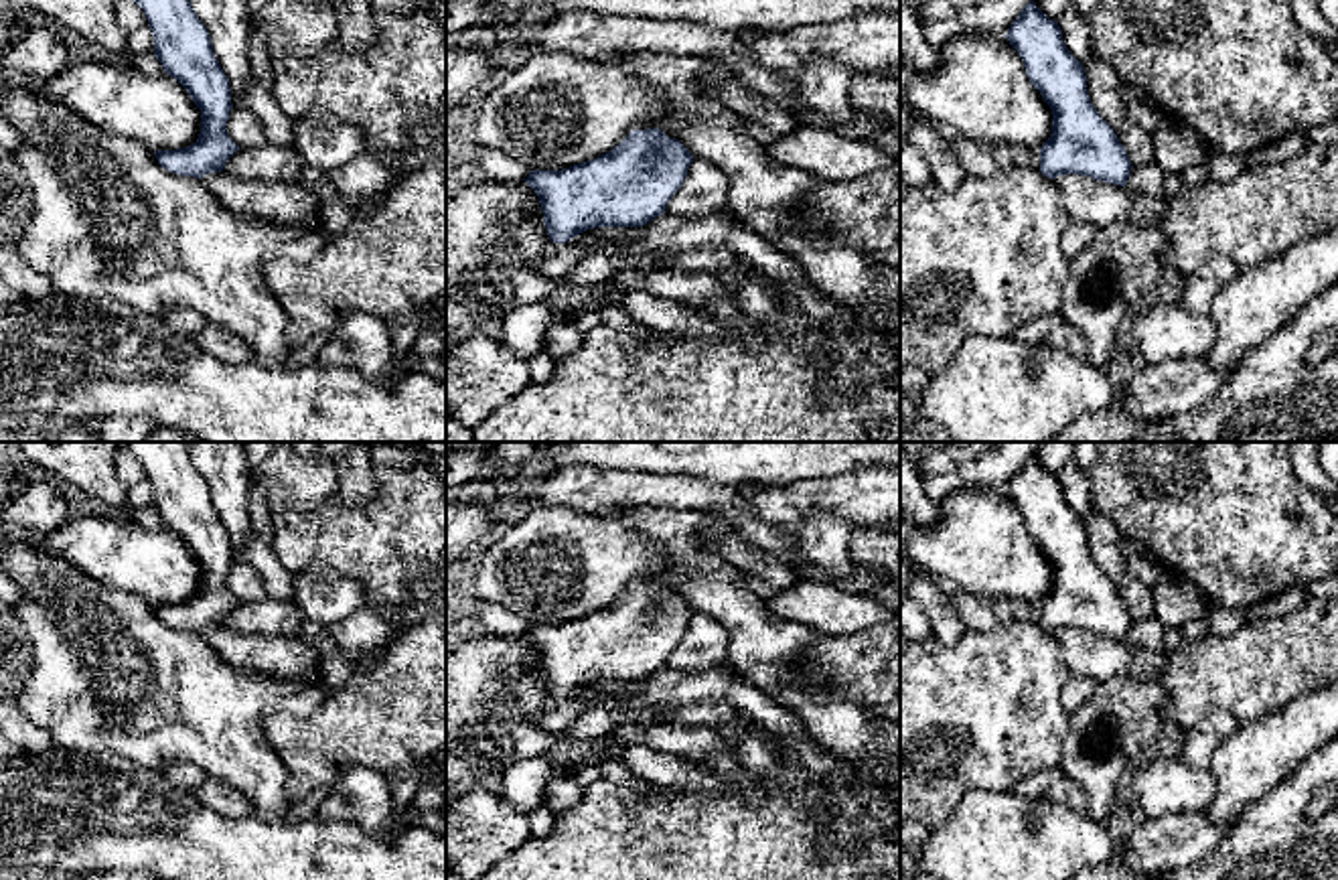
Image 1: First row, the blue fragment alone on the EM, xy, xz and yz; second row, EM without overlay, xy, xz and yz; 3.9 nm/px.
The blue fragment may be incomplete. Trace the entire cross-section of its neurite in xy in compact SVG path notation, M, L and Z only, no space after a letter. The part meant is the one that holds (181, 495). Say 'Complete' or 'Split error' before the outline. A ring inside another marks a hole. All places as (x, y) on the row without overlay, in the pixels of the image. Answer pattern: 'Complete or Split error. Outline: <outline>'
Complete. Outline: M124 442L144 464L154 491L154 509L201 564L201 588L195 598L156 604L158 618L180 631L203 633L221 627L239 604L227 588L231 541L215 513L207 481L199 474L189 442Z

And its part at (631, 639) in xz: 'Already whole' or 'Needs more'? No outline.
Already whole

